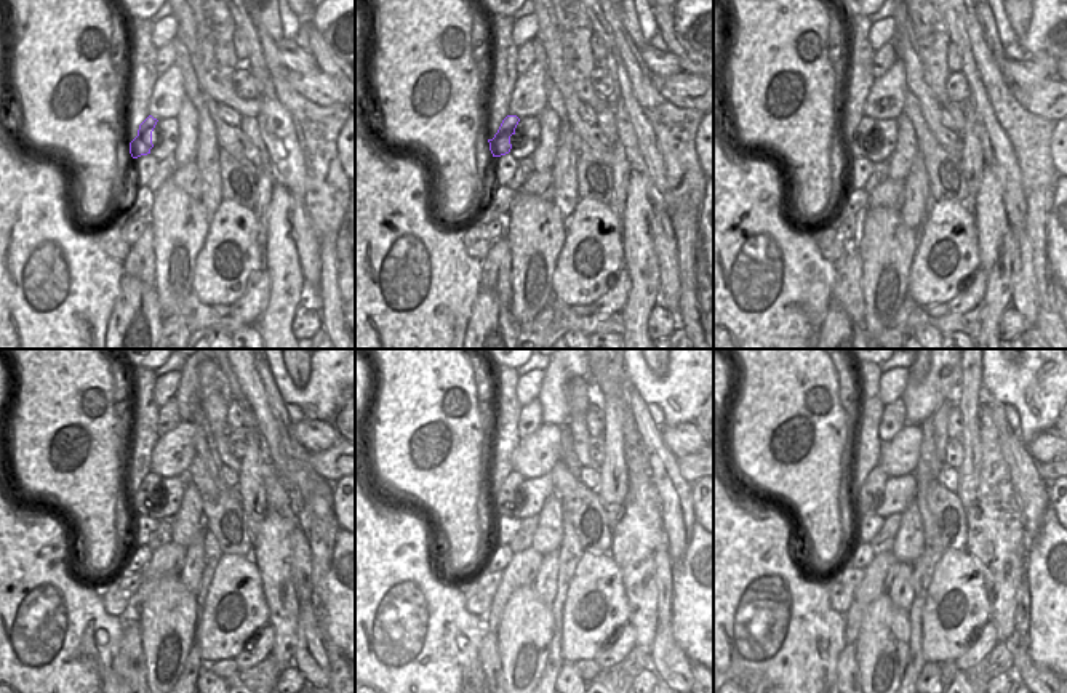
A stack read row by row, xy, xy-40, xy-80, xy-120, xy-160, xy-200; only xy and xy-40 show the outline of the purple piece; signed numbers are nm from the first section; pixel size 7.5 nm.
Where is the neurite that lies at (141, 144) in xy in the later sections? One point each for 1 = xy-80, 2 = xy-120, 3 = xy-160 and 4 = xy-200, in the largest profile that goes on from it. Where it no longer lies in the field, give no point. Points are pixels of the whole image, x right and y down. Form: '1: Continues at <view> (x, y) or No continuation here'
1: Continues at xy-80 (861, 143)
2: Continues at xy-120 (149, 496)
3: Continues at xy-160 (506, 501)
4: Continues at xy-200 (866, 500)

